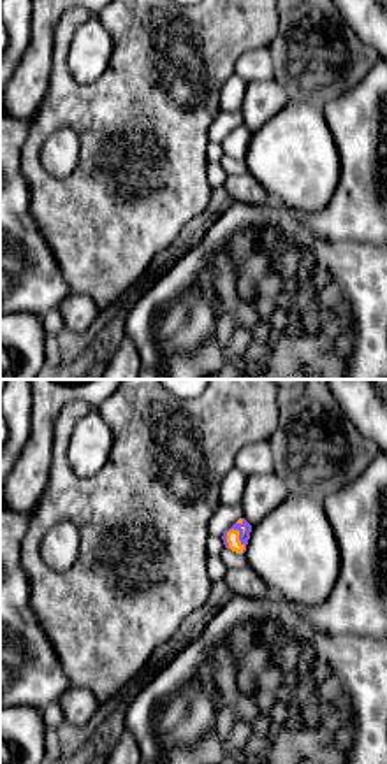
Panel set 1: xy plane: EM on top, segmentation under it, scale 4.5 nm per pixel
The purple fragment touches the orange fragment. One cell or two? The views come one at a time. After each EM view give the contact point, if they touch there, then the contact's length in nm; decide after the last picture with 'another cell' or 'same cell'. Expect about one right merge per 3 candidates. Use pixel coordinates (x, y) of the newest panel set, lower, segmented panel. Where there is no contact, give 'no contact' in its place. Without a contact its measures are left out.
contact (240, 538); length 130 nm

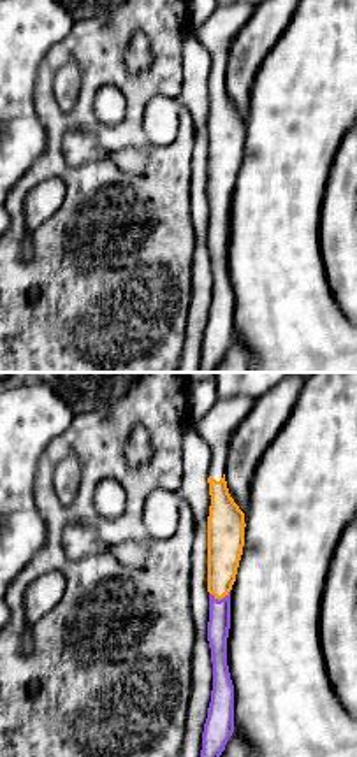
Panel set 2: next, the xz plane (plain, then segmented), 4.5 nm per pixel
contact (217, 599); length 100 nm

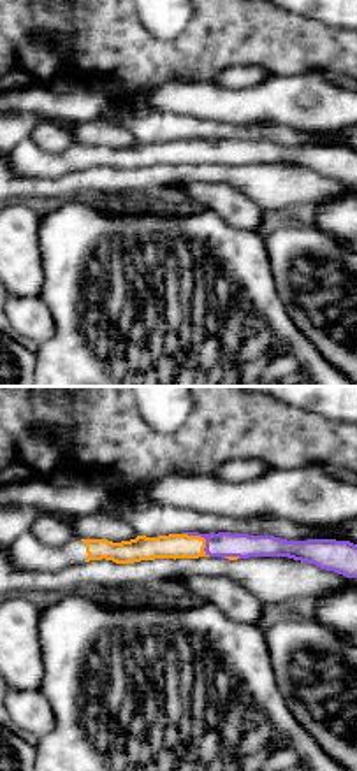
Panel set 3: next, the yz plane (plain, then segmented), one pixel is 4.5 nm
contact (203, 536); length 170 nm

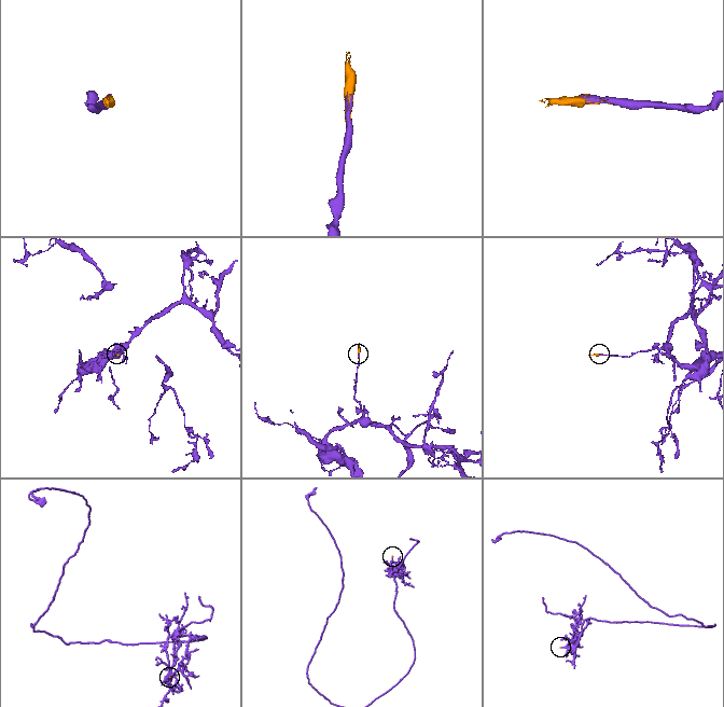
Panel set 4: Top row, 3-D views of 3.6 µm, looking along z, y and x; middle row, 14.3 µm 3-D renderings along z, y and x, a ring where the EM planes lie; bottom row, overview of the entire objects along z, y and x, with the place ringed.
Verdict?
same cell

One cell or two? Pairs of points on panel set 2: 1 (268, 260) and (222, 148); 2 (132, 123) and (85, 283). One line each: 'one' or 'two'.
1: two
2: one

